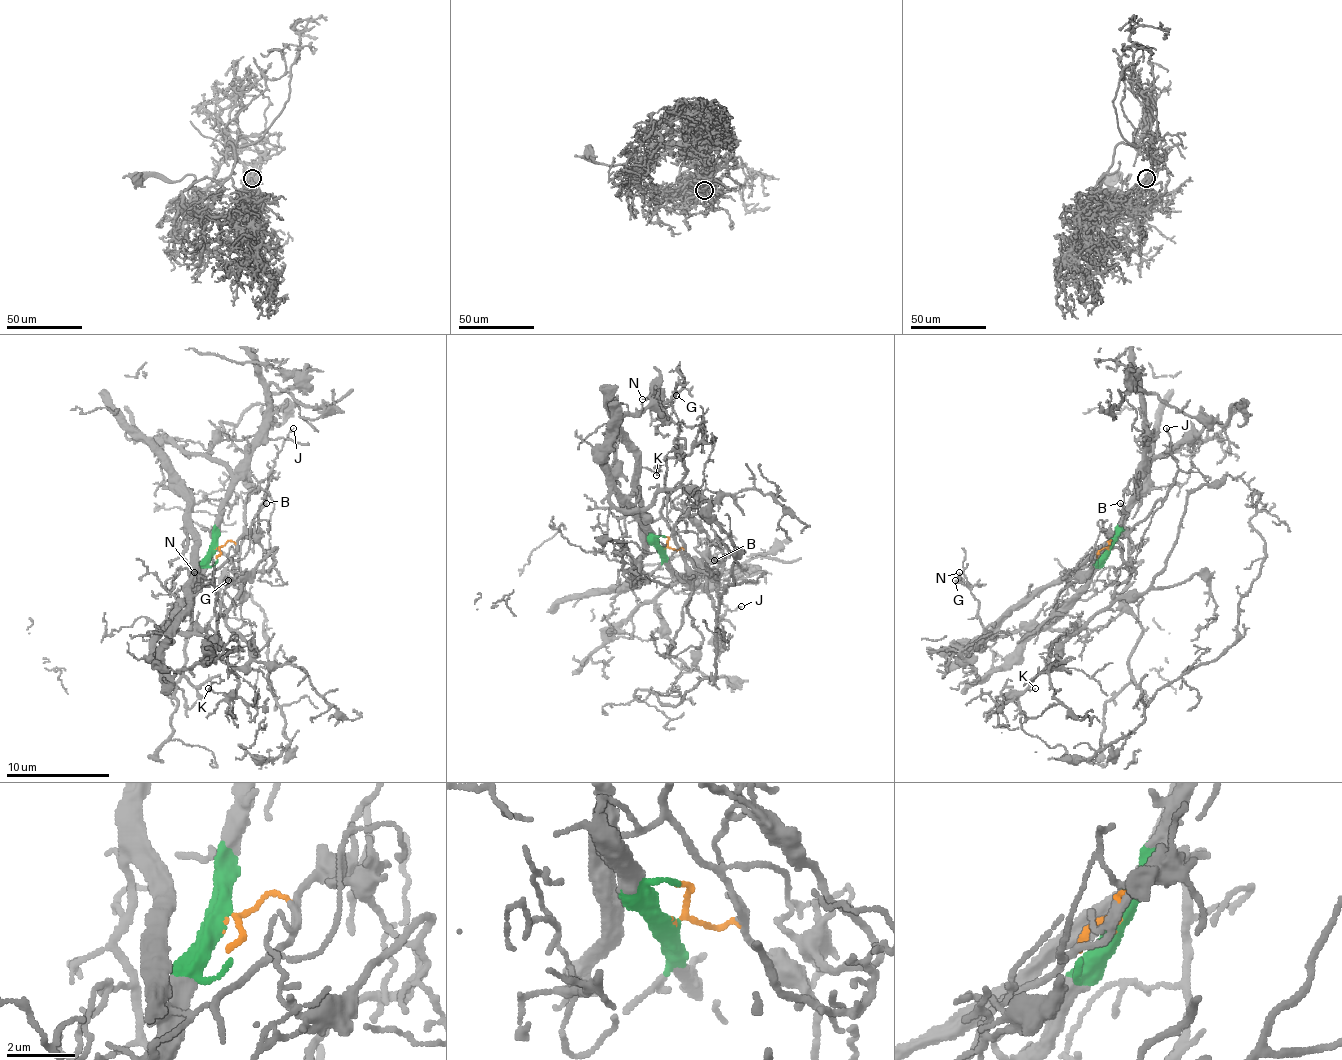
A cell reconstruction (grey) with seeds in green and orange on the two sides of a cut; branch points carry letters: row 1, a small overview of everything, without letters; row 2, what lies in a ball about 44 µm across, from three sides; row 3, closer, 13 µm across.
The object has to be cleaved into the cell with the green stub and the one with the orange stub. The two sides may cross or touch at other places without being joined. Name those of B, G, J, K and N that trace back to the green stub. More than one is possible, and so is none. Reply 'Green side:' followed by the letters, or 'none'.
Green side: G, K, N

